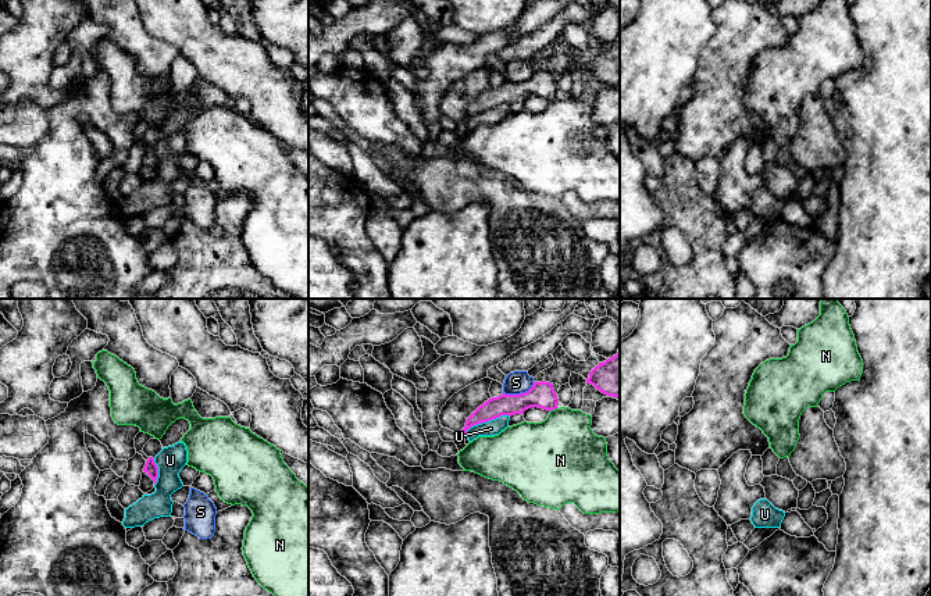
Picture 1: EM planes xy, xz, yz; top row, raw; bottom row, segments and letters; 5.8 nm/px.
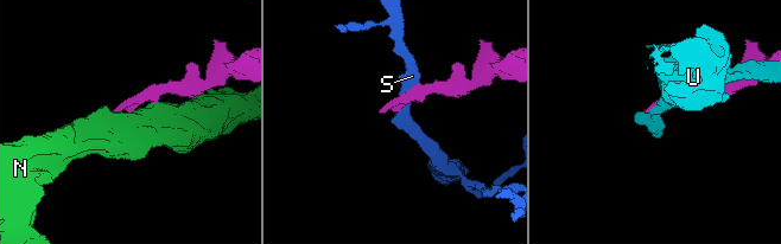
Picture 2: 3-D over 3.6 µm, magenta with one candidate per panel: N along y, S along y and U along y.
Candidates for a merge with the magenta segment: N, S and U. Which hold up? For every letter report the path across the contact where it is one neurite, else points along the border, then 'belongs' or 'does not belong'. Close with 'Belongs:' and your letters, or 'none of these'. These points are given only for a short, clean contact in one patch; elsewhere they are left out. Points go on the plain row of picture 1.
N: along xz (557, 96), (550, 100) | does not belong
S: does not belong
U: does not belong
Belongs: none of these

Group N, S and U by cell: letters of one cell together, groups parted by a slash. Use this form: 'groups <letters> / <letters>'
groups N / S / U

